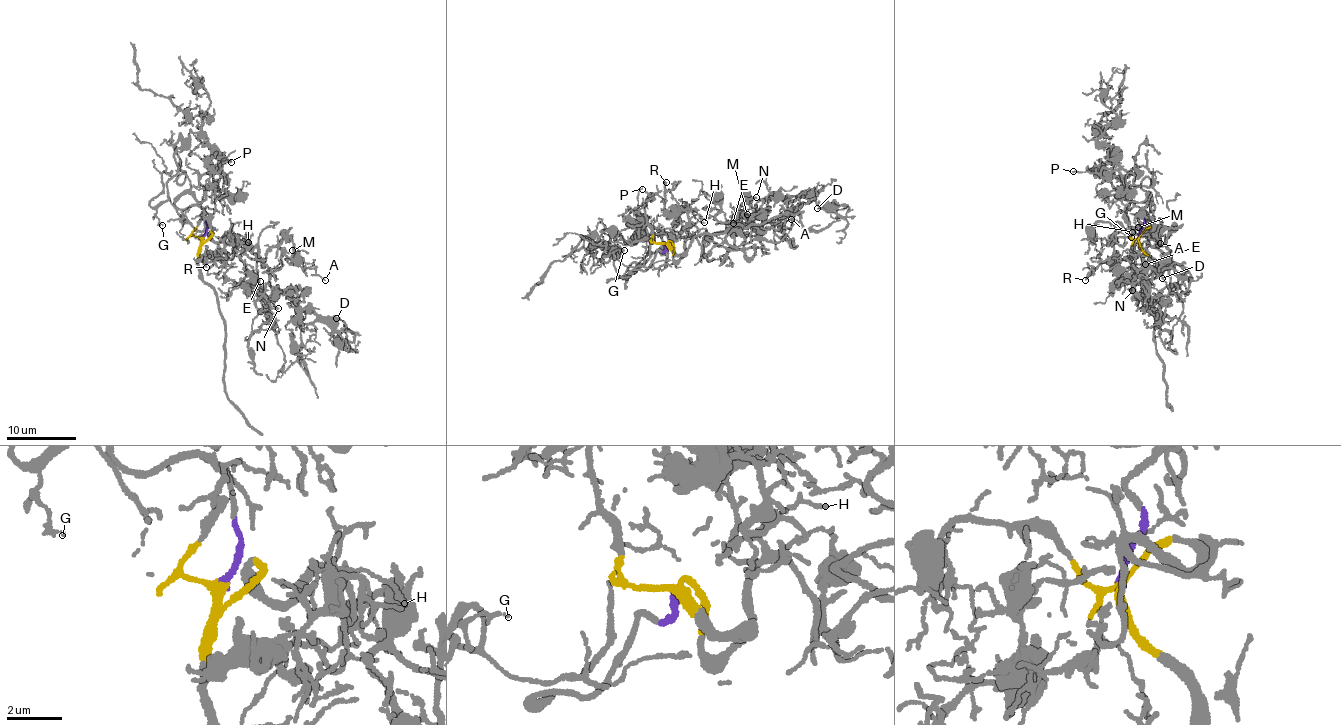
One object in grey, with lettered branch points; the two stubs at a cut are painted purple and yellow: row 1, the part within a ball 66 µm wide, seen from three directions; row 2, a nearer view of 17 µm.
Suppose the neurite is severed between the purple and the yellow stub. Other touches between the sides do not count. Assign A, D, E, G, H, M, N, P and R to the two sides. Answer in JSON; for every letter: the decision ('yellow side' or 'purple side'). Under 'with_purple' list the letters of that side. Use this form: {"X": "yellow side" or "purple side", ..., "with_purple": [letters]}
{"A": "yellow side", "D": "yellow side", "E": "yellow side", "G": "purple side", "H": "yellow side", "M": "yellow side", "N": "yellow side", "P": "purple side", "R": "yellow side", "with_purple": ["G", "P"]}

